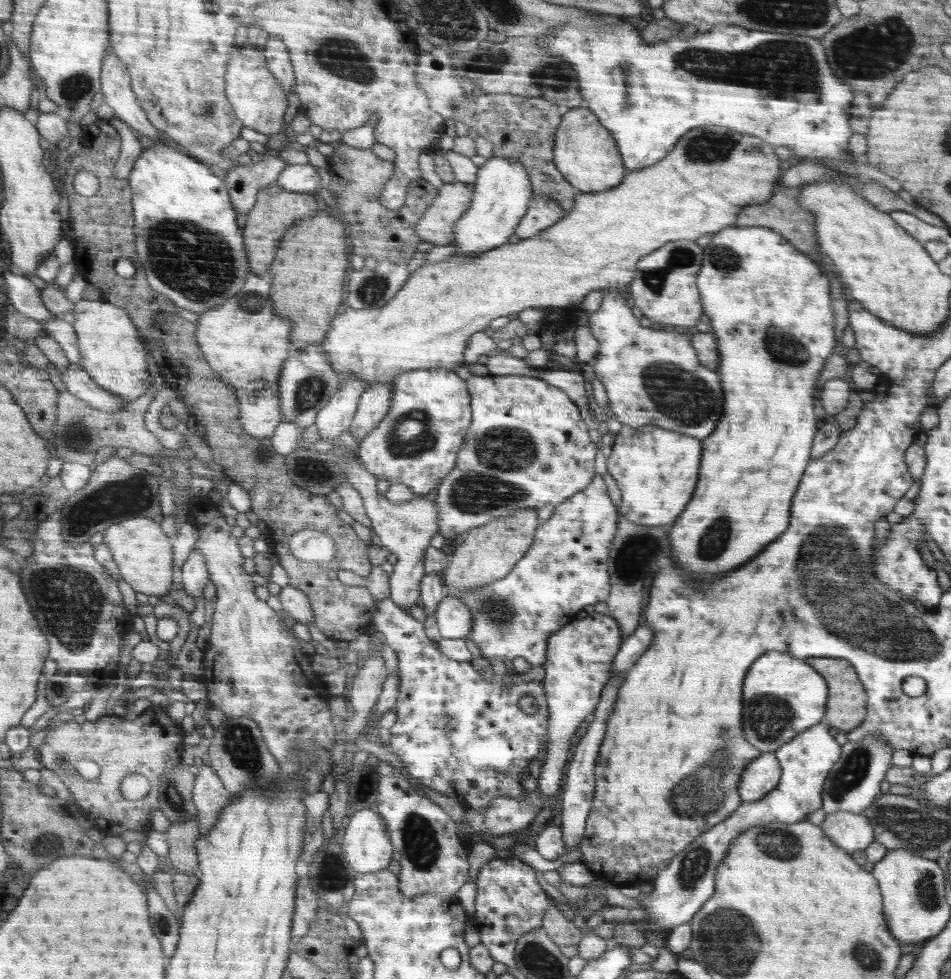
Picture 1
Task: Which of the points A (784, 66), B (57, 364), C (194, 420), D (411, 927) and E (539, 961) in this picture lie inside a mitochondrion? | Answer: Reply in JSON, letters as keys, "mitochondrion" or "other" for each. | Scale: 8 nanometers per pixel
{"A":"mitochondrion","B":"other","C":"other","D":"other","E":"mitochondrion"}

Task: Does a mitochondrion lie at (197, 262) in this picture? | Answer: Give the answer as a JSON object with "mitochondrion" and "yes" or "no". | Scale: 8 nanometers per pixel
{"mitochondrion":"yes"}

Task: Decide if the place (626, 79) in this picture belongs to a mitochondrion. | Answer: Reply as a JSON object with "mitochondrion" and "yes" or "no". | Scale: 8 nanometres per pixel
{"mitochondrion":"no"}

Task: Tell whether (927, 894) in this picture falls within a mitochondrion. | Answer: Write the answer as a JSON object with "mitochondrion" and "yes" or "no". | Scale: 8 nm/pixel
{"mitochondrion":"yes"}

